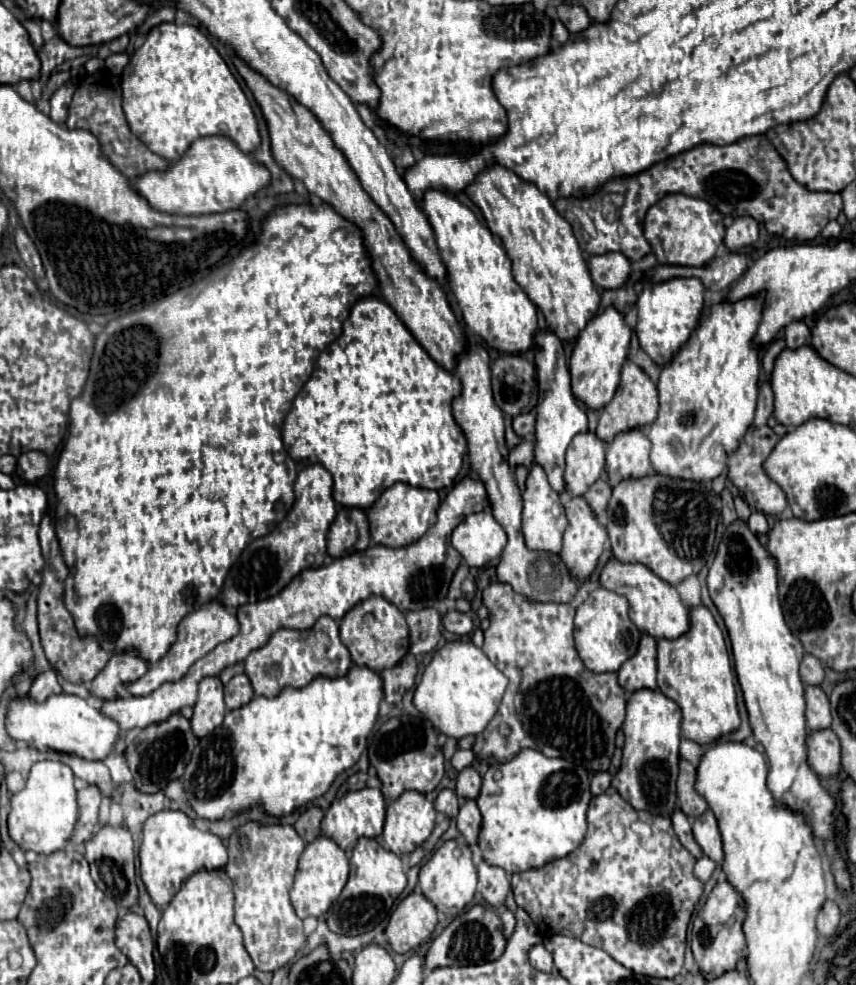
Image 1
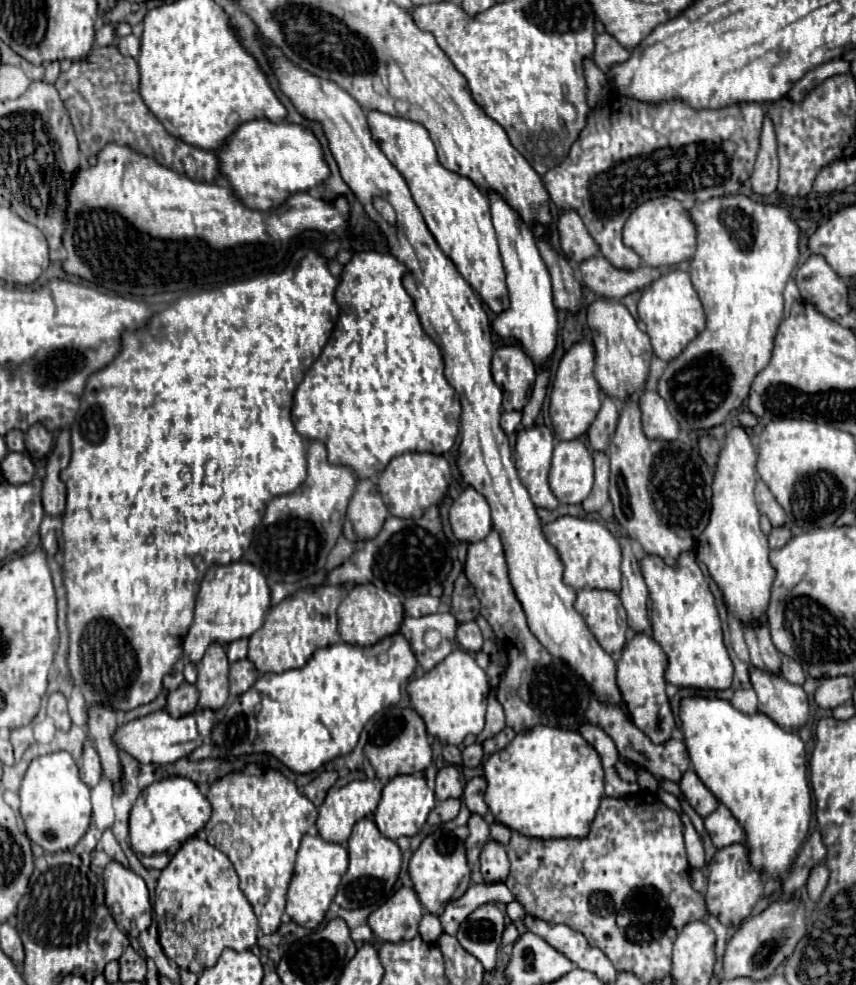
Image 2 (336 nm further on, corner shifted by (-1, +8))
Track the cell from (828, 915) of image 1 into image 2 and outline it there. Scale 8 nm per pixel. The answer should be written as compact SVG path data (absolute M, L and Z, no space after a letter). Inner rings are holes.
M826 865L814 867L812 873L810 873L810 877L808 877L808 883L806 883L810 899L812 899L812 901L818 901L820 895L824 893L826 885L828 885L828 867L826 867Z

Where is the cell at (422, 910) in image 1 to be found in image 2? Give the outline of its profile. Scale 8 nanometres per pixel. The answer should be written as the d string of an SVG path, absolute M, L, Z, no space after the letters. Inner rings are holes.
M400 887L382 907L370 913L368 925L374 931L374 935L382 941L408 941L418 935L422 913L424 909L414 889Z

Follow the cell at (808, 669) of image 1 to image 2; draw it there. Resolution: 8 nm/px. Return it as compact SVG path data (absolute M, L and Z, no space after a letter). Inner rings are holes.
M786 655L782 657L782 677L788 683L796 683L796 685L804 685L804 681L806 681L806 673L800 667L800 663L794 661L792 657L786 657Z

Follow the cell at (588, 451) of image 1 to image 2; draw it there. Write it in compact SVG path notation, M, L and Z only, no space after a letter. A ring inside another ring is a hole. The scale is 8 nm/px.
M580 439L558 441L554 447L554 467L548 475L550 489L560 503L582 503L594 481L594 455Z

